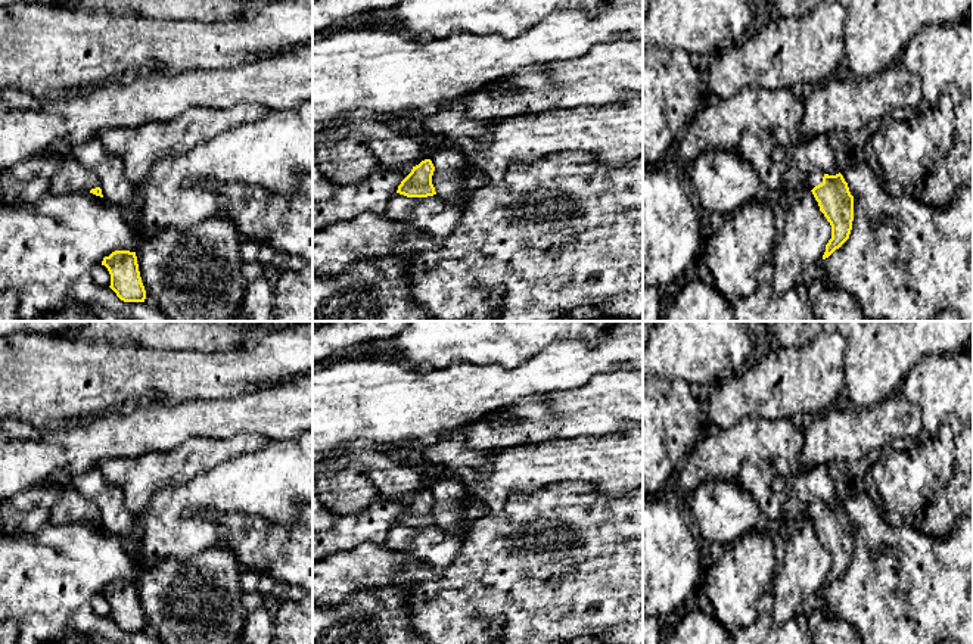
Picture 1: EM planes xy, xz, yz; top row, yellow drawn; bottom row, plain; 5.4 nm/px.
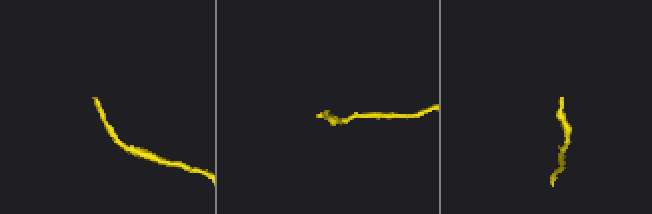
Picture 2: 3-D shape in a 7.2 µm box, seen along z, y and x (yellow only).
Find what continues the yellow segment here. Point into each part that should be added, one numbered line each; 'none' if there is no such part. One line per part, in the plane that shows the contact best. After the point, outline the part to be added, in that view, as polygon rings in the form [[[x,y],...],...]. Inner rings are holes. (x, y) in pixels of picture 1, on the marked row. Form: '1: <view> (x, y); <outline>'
1: yz (814, 179); [[[815,171],[815,172],[809,174],[803,180],[802,189],[812,190],[815,186],[823,183],[823,177],[824,177],[824,174],[821,171]]]

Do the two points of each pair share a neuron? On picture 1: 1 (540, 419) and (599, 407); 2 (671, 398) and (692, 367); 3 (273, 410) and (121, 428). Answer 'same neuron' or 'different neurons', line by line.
1: same neuron
2: different neurons
3: same neuron

